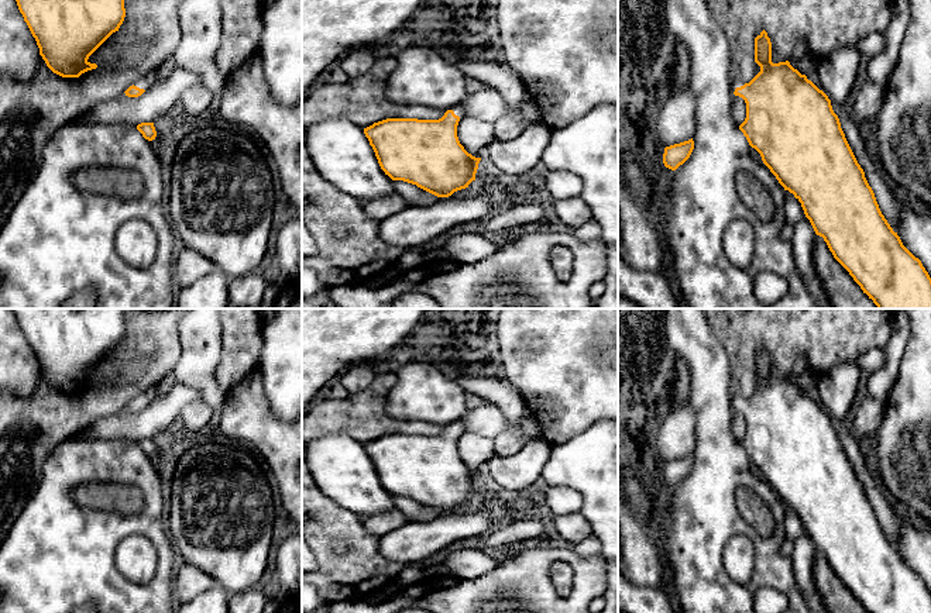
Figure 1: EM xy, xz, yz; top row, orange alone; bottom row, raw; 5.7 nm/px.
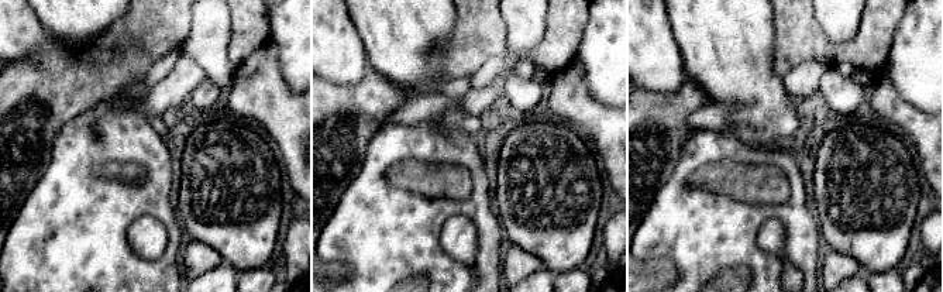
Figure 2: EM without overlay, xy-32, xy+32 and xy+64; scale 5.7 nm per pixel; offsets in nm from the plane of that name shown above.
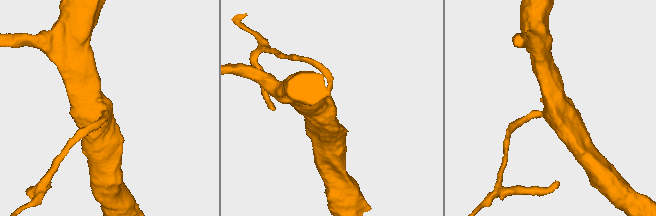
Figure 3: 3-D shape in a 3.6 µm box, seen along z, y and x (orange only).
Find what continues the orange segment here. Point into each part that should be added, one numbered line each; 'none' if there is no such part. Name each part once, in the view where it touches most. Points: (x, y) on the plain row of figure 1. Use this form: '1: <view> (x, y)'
1: xy (144, 398)

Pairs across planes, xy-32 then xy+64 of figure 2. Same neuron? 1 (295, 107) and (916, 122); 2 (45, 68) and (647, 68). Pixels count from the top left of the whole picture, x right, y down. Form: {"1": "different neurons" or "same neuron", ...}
{"1": "same neuron", "2": "different neurons"}

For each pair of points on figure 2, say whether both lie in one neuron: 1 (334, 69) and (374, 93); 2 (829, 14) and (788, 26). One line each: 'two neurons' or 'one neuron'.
1: two neurons
2: two neurons

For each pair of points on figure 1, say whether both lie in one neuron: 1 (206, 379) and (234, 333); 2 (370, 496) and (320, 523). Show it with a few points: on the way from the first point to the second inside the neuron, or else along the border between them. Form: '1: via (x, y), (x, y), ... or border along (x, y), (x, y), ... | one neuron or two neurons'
1: border along (220, 323), (222, 355), (215, 381), (224, 389) | two neurons
2: border along (319, 489), (361, 519) | two neurons

